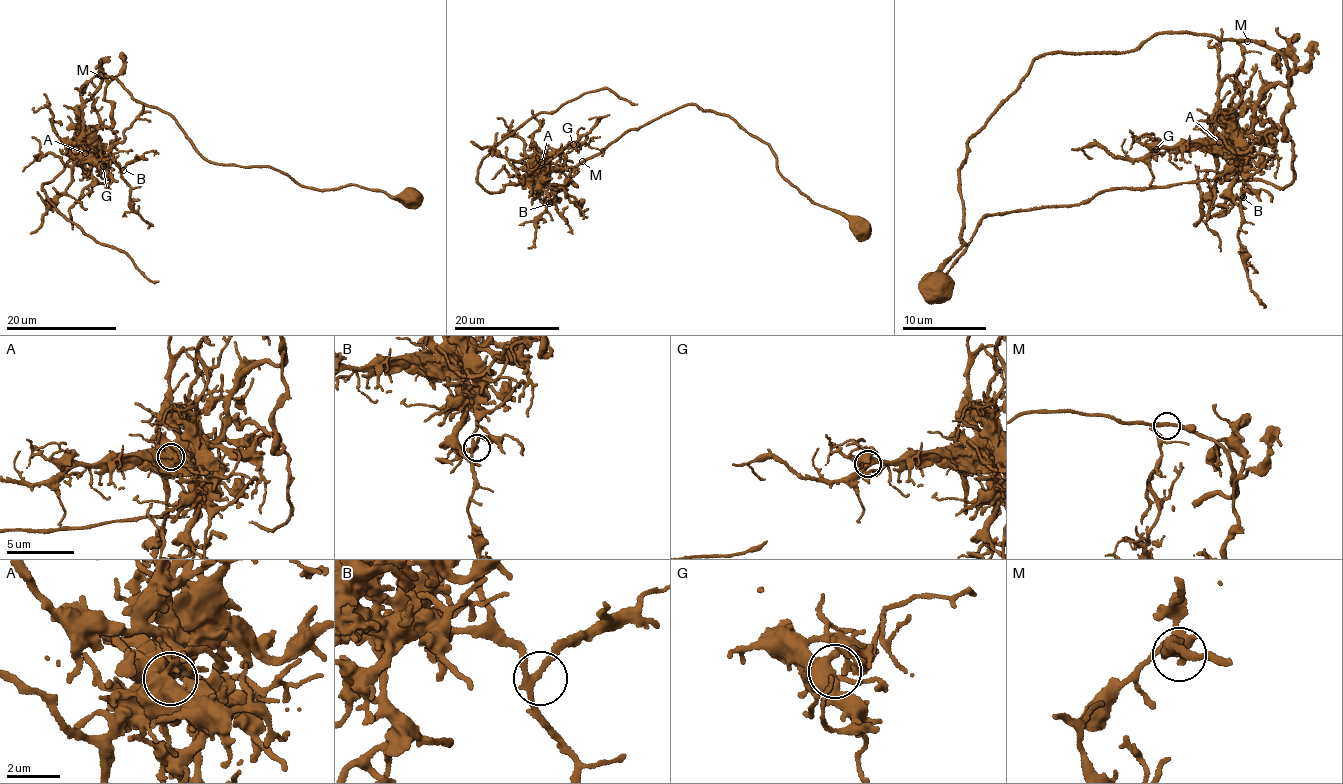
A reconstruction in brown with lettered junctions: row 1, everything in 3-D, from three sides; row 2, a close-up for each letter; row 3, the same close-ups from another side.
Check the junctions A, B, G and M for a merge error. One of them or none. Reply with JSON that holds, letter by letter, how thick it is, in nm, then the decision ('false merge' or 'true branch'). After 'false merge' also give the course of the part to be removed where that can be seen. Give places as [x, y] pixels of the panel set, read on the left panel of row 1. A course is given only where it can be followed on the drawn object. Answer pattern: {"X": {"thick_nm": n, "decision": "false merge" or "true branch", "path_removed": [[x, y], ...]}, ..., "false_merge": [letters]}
{"A": {"thick_nm": 950, "decision": "false merge", "path_removed": [[85, 154], [76, 133], [67, 143], [65, 167], [40, 186], [68, 220], [127, 253], [158, 281]]}, "B": {"thick_nm": 200, "decision": "true branch"}, "G": {"thick_nm": 440, "decision": "true branch"}, "M": {"thick_nm": 260, "decision": "true branch"}, "false_merge": ["A"]}

